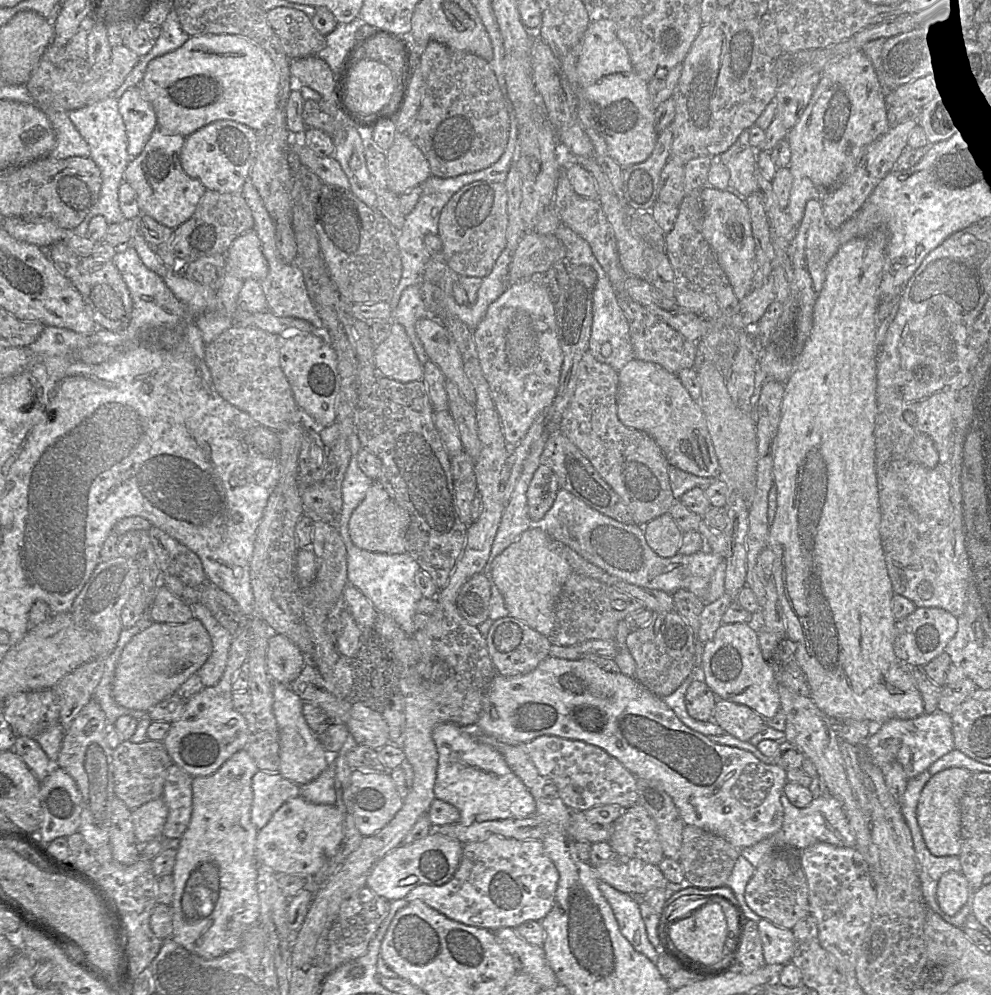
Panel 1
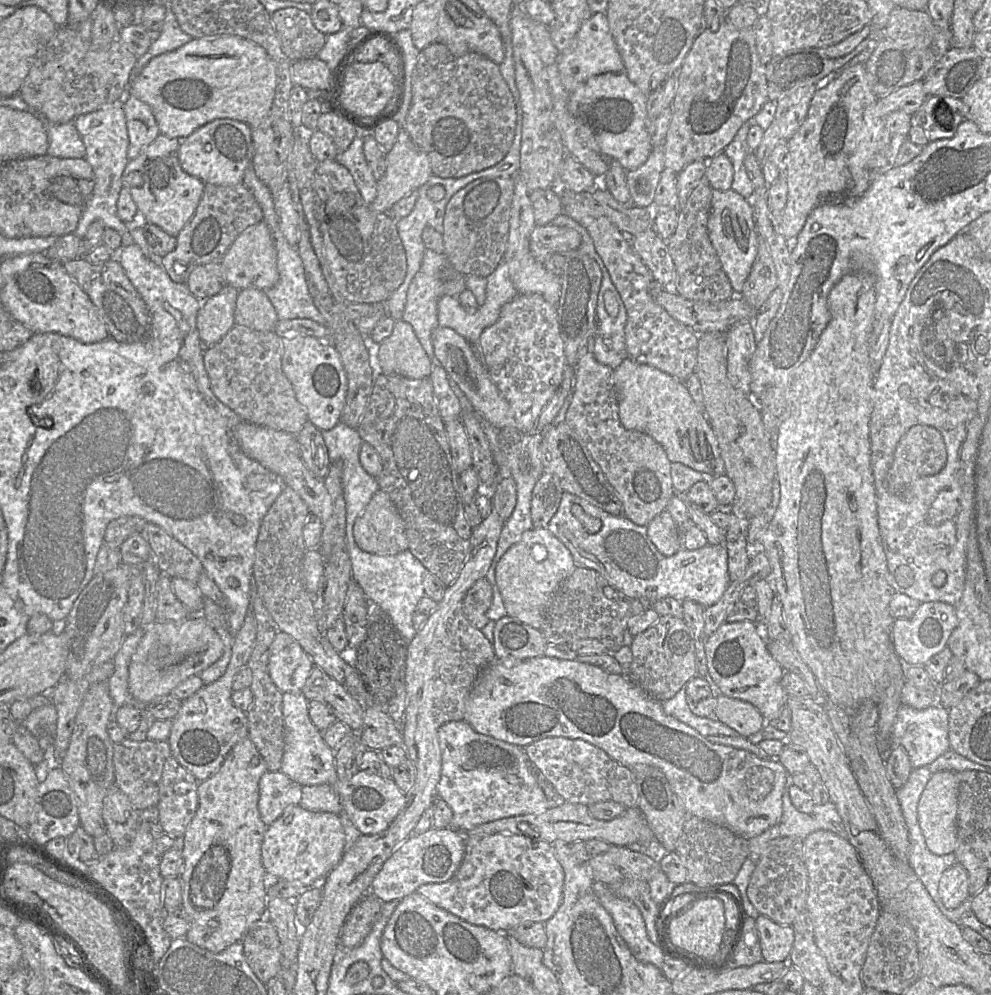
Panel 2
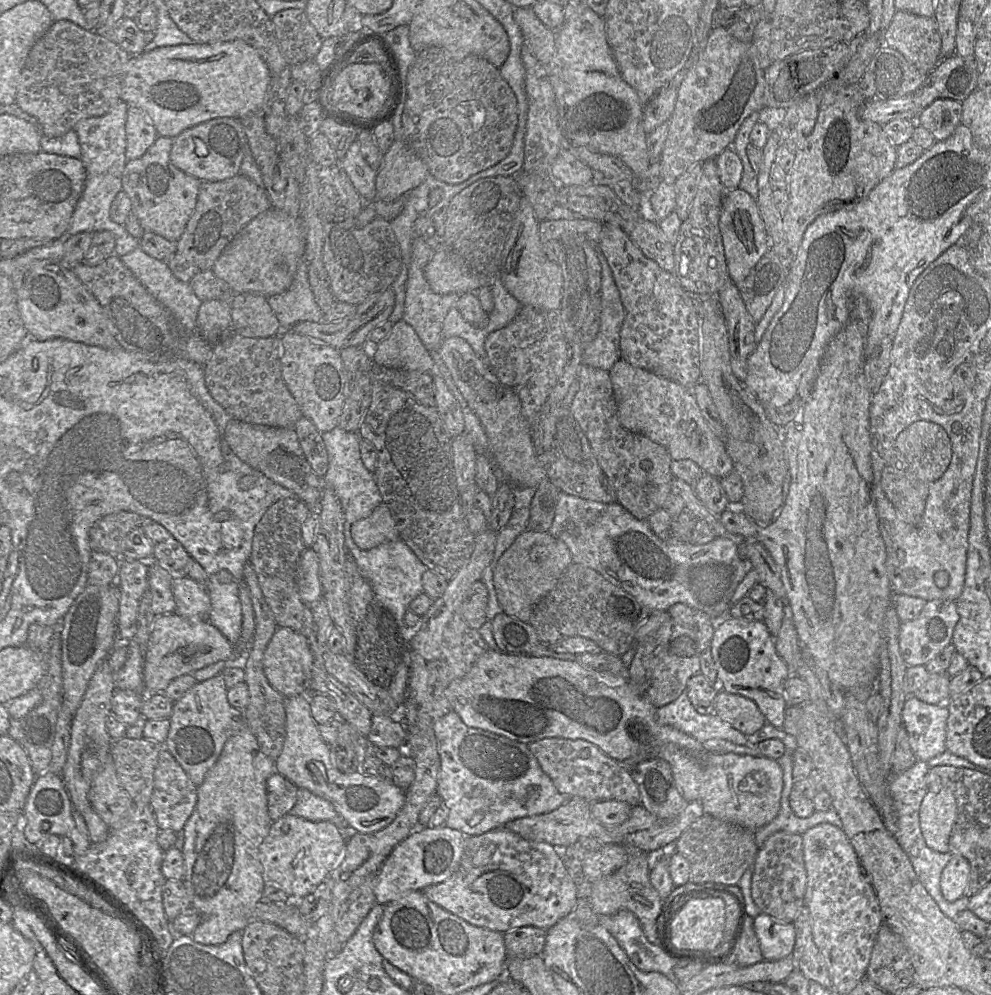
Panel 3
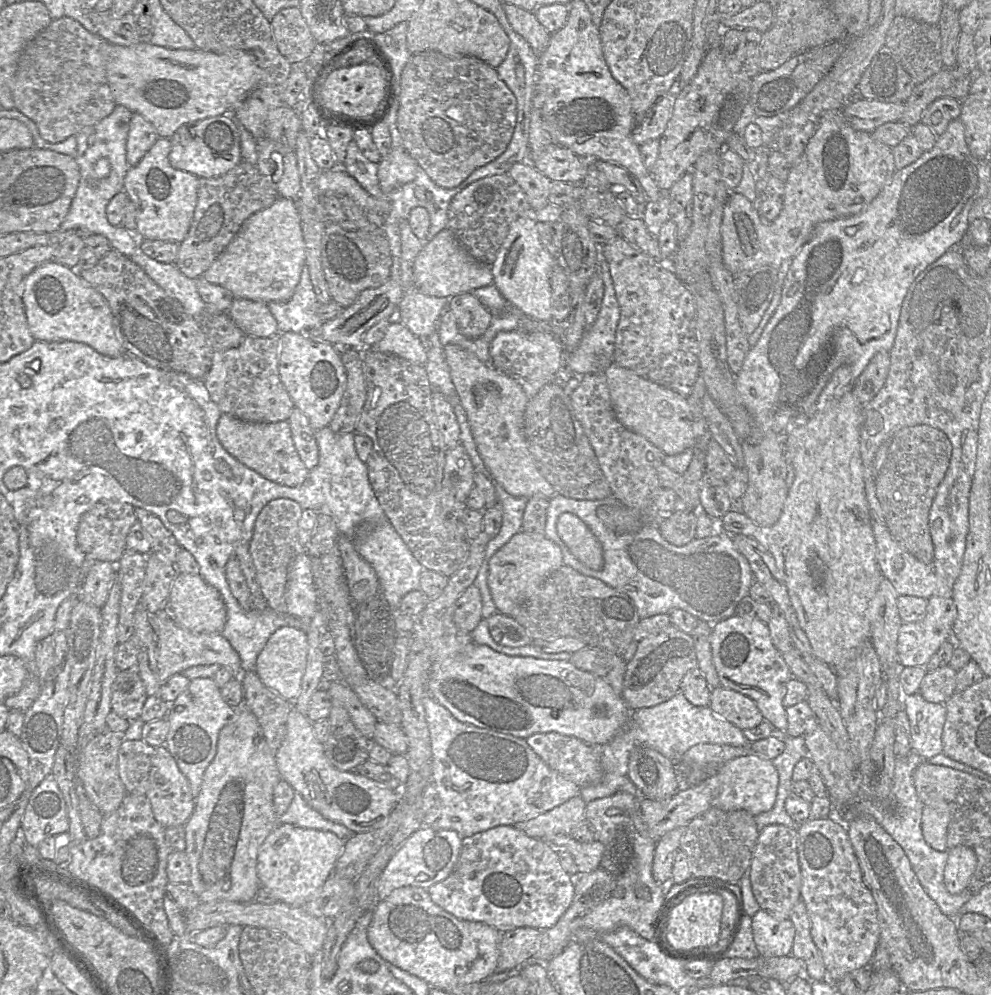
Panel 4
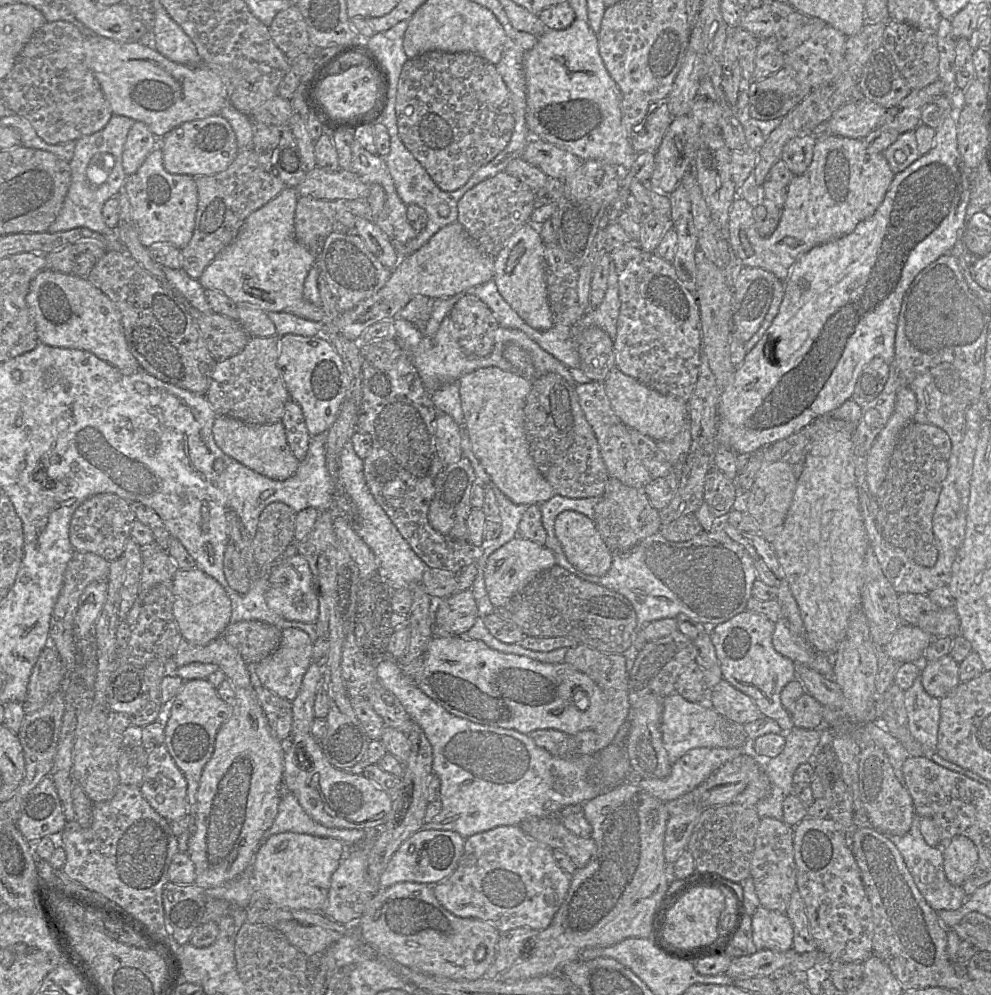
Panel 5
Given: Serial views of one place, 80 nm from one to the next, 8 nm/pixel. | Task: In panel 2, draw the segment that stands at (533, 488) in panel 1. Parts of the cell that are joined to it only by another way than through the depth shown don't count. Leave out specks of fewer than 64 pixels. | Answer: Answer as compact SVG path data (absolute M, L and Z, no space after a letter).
M542 474L532 492L531 518L534 528L547 528L560 506L563 493L556 475Z

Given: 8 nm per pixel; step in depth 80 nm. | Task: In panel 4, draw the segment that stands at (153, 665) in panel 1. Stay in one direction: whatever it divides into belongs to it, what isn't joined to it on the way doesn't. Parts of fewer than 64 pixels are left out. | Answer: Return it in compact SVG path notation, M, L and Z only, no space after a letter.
M165 612L149 613L149 621L157 636L157 669L160 683L192 666L212 664L229 669L234 678L241 679L239 655L222 633L193 633L178 625L173 617Z

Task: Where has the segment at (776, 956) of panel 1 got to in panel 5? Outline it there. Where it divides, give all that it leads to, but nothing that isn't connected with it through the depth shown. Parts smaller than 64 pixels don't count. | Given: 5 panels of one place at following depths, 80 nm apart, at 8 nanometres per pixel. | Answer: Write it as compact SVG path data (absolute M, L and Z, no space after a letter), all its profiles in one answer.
M760 905L752 918L752 939L757 950L785 952L793 947L793 925L786 913Z

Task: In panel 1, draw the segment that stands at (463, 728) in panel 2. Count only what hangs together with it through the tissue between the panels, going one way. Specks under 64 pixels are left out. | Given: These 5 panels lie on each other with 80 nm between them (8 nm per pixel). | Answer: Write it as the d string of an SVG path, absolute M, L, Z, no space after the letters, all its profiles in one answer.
M440 723L434 727L432 736L439 754L437 778L434 786L435 797L454 805L460 812L460 819L458 823L464 826L470 826L474 823L481 823L490 820L501 820L509 818L524 819L534 815L536 813L535 800L522 780L509 768L505 759L497 750L495 750L490 745L481 743L469 729L474 728L464 728L454 723Z

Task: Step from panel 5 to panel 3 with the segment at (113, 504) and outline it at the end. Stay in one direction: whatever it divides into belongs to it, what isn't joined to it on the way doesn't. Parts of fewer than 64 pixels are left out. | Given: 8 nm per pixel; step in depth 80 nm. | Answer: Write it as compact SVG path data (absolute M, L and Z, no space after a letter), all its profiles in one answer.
M119 511L104 516L89 532L89 543L93 552L104 552L116 559L122 558L123 542L135 528L142 526L143 518L128 511Z

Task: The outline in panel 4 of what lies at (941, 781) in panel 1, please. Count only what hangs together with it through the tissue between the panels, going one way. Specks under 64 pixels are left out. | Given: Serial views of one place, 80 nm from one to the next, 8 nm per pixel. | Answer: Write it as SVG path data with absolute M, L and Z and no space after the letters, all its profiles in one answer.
M934 801L924 806L921 815L922 834L933 849L948 851L947 831L951 813L944 801Z

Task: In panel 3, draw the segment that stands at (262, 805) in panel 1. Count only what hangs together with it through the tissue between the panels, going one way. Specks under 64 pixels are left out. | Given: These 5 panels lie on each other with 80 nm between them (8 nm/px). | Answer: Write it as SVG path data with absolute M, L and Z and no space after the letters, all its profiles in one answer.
M278 772L266 781L268 813L274 822L288 814L297 802L299 788Z

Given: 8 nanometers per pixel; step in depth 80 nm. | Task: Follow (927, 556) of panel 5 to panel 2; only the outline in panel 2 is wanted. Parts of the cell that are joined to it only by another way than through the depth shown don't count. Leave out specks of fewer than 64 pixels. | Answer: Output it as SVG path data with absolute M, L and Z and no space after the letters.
M928 425L912 426L898 442L894 460L887 473L887 489L894 494L901 494L910 484L923 476L931 476L942 470L946 463L946 447L940 432Z

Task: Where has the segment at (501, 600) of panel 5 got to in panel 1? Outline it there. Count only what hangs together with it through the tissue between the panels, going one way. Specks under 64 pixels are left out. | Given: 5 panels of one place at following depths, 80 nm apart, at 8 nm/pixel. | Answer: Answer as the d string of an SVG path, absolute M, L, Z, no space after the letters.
M533 525L492 562L492 578L503 595L510 616L547 637L554 628L558 597L573 573L560 554L559 543L561 542L552 539L539 525Z

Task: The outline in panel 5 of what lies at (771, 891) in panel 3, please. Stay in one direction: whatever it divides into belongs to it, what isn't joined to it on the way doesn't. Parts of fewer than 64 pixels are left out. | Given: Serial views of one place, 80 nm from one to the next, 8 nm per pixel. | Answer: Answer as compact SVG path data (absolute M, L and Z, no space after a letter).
M770 817L760 819L756 834L750 876L760 904L767 909L786 913L790 897L797 888L797 866L793 848L794 828Z

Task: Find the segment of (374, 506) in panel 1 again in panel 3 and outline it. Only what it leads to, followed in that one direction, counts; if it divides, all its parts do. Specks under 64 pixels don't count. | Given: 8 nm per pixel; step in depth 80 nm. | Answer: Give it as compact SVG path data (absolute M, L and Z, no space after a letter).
M382 502L368 517L353 524L352 537L360 549L370 550L400 539L400 534L389 508Z

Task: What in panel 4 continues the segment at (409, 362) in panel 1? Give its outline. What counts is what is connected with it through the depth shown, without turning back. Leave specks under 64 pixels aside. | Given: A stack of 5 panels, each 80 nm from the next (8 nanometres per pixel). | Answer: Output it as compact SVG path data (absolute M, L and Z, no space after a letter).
M401 321L391 322L383 339L374 346L380 352L397 355L415 364L425 365L427 361L424 341Z

